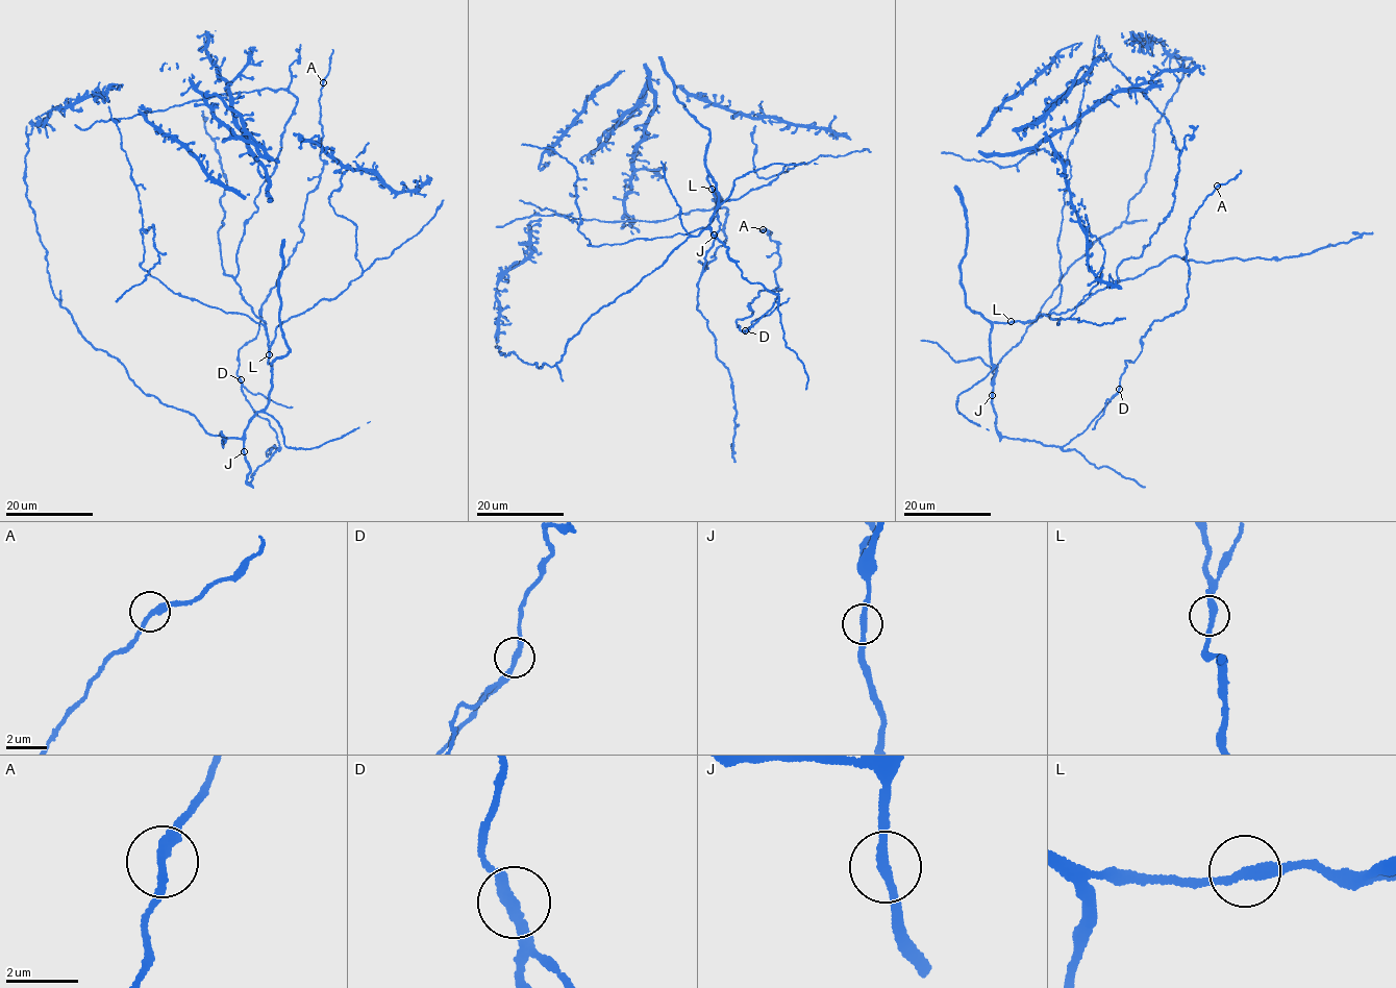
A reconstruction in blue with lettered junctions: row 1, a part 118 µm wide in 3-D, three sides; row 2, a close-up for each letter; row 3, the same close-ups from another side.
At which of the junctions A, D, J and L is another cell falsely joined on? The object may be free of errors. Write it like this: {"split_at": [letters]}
{"split_at": ["D"]}

